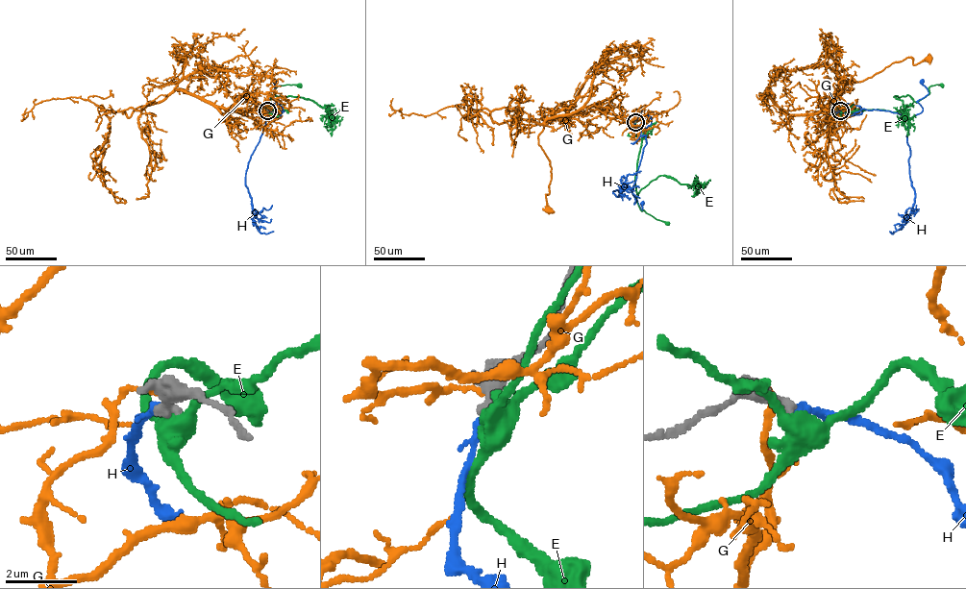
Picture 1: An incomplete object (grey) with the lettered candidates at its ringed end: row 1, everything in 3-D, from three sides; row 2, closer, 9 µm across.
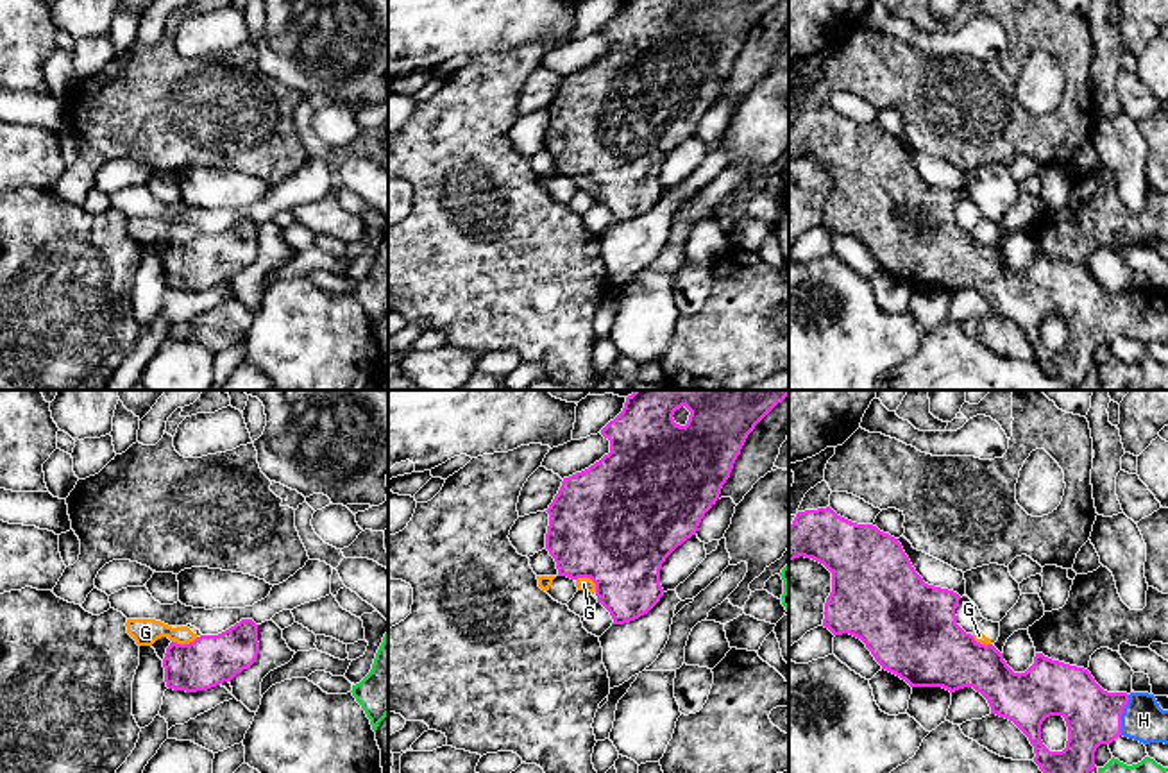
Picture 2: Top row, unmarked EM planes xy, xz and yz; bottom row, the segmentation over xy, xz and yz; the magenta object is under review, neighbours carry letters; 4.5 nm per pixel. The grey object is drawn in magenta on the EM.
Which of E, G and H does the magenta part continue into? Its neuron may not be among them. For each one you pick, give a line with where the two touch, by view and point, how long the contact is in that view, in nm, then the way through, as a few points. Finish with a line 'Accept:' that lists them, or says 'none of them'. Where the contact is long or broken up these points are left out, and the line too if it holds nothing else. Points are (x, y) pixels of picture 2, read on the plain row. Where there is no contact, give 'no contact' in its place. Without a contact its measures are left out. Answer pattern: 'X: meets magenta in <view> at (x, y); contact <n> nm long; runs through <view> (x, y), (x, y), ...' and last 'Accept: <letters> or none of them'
H: meets magenta in yz at (1122, 312); contact 190 nm long; runs through yz (1093, 315), (1122, 312), (1143, 319)
Accept: H

